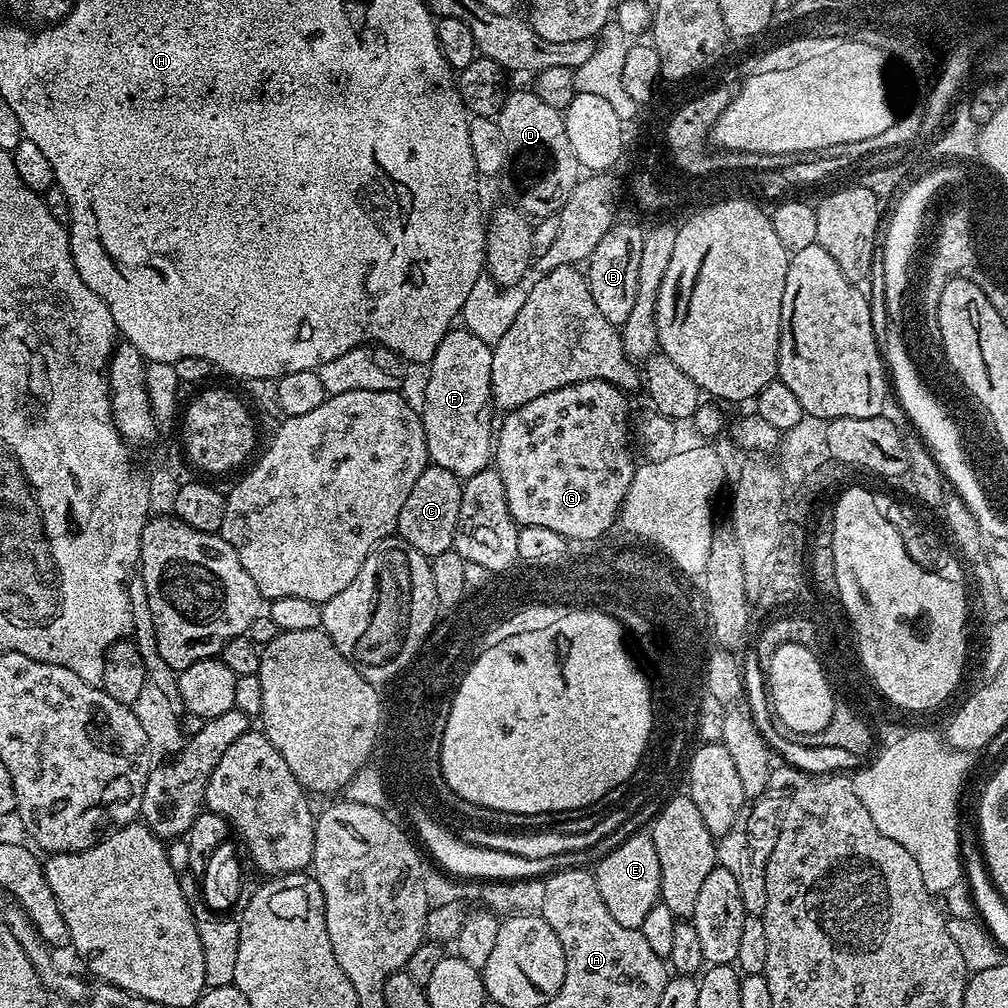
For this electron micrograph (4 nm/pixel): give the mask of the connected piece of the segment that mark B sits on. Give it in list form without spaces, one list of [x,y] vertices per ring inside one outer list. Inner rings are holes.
[[[619,221],[602,236],[586,264],[588,285],[597,303],[598,310],[611,324],[622,326],[634,306],[638,290],[638,267],[641,261],[643,227],[630,222]]]

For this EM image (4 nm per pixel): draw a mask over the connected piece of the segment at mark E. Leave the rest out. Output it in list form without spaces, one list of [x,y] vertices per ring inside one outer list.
[[[637,834],[632,836],[618,850],[606,854],[594,868],[598,894],[602,894],[602,902],[606,902],[606,910],[614,917],[618,926],[639,928],[646,914],[660,903],[660,883],[662,874],[658,866],[658,850],[654,850],[651,835]]]

